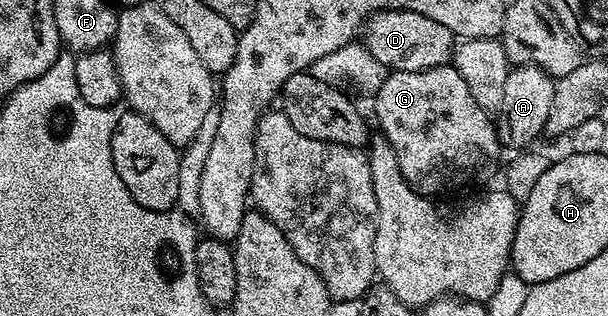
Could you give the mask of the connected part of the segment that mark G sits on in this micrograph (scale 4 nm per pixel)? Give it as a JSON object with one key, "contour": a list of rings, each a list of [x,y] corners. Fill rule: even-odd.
{"contour":[[[454,65],[438,66],[421,72],[392,70],[388,73],[385,82],[381,84],[380,90],[373,95],[373,101],[375,101],[375,118],[379,121],[378,133],[389,140],[389,144],[397,156],[397,168],[401,168],[401,176],[405,176],[408,184],[414,190],[418,190],[420,194],[424,196],[443,194],[446,190],[455,190],[458,186],[469,185],[470,182],[483,182],[494,172],[495,165],[499,162],[499,150],[501,151],[496,123],[493,121],[492,115],[483,110],[481,104],[477,104],[477,100],[473,100],[473,92],[469,92],[469,87],[465,85],[465,80],[461,80],[461,76],[455,71]]]}

